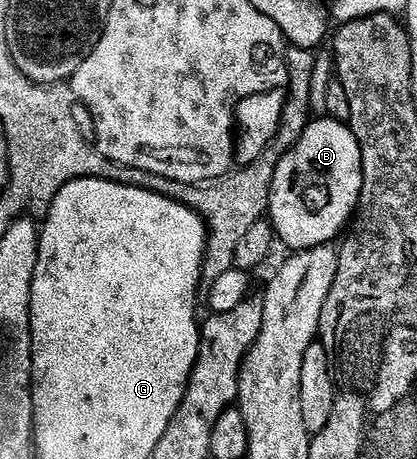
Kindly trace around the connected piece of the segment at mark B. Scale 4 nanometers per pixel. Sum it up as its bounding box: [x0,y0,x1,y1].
[269,116,363,252]

